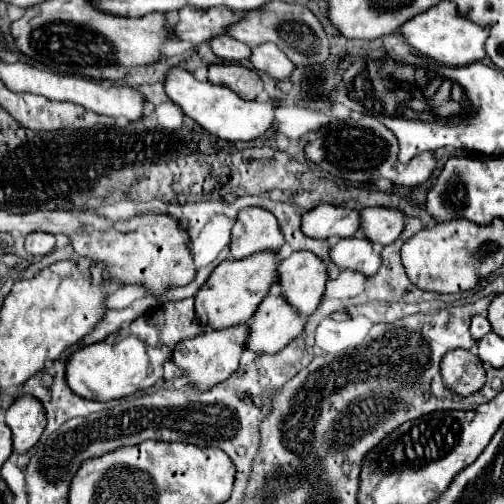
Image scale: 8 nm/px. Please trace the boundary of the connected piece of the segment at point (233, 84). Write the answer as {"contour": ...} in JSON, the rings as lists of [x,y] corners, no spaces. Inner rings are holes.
{"contour":[[[239,64],[209,66],[209,82],[211,80],[217,80],[217,82],[229,80],[225,86],[231,88],[233,92],[237,92],[245,100],[253,100],[263,90],[263,82],[261,82],[259,74],[255,70],[239,66]]]}

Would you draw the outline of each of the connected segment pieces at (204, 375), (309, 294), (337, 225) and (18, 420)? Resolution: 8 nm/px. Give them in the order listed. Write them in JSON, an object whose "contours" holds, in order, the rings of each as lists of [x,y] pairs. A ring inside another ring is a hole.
{"contours":[[[[239,324],[239,326],[233,326],[233,328],[211,330],[211,332],[205,332],[205,334],[195,336],[195,338],[181,340],[175,346],[175,350],[173,350],[173,362],[187,372],[189,380],[199,390],[207,390],[213,384],[227,380],[239,368],[241,354],[245,352],[247,334],[249,334],[249,326],[247,324]]],[[[293,252],[279,266],[281,294],[303,316],[317,310],[327,288],[327,280],[327,266],[313,252]]],[[[321,204],[303,214],[303,232],[311,238],[327,240],[333,234],[341,238],[353,238],[361,228],[359,210],[351,210],[345,206]]],[[[21,396],[5,414],[5,424],[13,432],[13,450],[25,454],[33,448],[47,424],[45,410],[33,396]]]]}

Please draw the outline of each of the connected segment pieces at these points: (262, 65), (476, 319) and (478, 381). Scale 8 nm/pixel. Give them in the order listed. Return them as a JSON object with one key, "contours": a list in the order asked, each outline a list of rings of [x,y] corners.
{"contours":[[[[259,44],[257,48],[251,48],[249,62],[271,78],[287,78],[295,68],[295,64],[275,44]]],[[[483,314],[473,316],[473,320],[471,320],[471,336],[473,336],[475,340],[483,338],[489,330],[491,330],[491,324],[489,324],[487,316],[483,316]]],[[[455,348],[449,350],[441,360],[441,376],[445,384],[459,392],[461,396],[469,396],[477,392],[485,384],[485,368],[477,354],[471,350]]]]}

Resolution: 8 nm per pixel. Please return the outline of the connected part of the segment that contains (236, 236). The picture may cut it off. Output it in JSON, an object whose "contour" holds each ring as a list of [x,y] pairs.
{"contour":[[[243,208],[231,232],[231,256],[241,260],[261,250],[277,252],[285,238],[277,228],[277,218],[265,208]]]}

